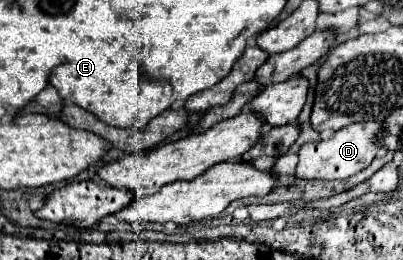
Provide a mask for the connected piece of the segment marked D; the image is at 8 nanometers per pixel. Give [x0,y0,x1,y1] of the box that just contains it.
[295,121,385,179]

